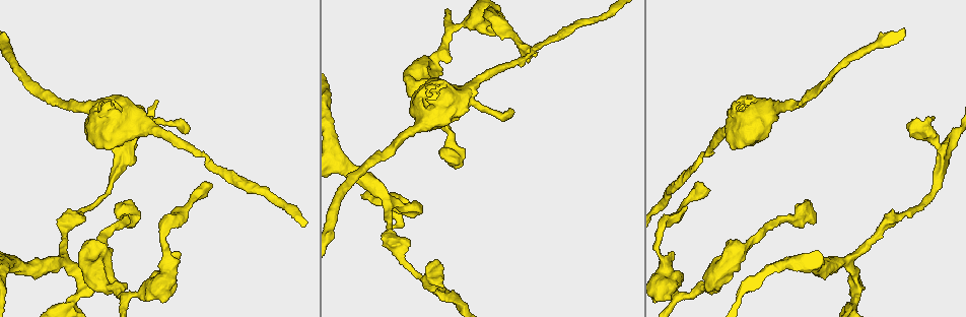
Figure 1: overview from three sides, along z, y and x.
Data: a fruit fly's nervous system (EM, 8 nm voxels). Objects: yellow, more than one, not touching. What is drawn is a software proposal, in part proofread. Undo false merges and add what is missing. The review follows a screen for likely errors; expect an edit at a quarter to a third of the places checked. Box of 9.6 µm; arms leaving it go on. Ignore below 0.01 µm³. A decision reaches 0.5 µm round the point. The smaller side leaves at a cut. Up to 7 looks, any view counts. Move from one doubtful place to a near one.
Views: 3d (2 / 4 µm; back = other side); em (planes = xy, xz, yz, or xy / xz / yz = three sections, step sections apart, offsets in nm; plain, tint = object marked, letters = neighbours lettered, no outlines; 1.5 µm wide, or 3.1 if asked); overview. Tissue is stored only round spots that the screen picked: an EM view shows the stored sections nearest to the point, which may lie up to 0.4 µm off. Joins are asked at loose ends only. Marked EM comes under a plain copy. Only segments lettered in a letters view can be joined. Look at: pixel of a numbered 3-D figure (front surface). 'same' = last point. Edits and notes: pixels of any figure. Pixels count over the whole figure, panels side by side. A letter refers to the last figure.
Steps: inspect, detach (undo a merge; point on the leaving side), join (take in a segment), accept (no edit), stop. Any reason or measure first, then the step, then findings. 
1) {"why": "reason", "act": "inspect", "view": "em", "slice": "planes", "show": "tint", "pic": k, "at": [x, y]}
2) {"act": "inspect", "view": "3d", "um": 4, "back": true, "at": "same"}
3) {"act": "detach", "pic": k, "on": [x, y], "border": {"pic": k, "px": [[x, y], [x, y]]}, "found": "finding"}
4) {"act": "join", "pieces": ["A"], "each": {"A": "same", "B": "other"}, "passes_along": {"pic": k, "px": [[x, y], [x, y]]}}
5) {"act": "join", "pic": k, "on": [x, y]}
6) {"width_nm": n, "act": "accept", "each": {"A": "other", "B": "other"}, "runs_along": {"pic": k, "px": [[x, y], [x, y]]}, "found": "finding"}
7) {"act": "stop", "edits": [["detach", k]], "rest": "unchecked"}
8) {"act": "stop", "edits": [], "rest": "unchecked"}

{"act": "inspect", "view": "3d", "um": 2, "pic": 1, "at": [486, 14]}

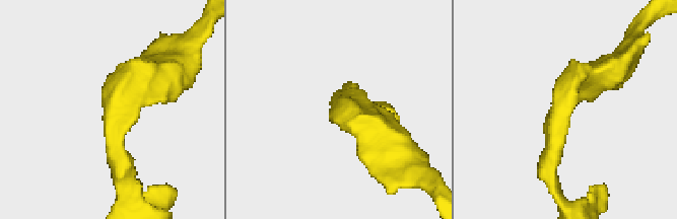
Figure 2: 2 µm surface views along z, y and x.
{"why": "now the EM", "act": "inspect", "view": "em", "slice": "xz", "step": 8, "show": "tint", "pic": 2, "at": [345, 104]}

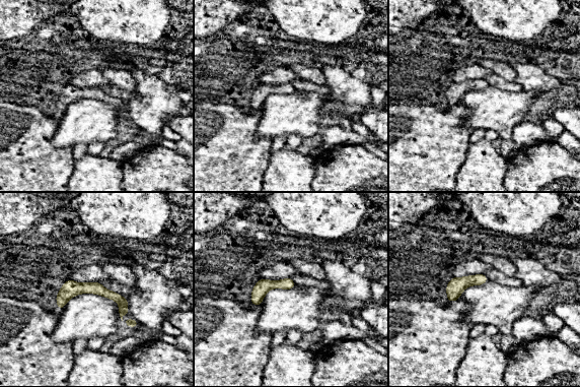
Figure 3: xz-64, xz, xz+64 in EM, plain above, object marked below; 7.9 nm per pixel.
{"why": "another direction", "act": "inspect", "view": "em", "slice": "planes", "show": "letters", "at": "same"}

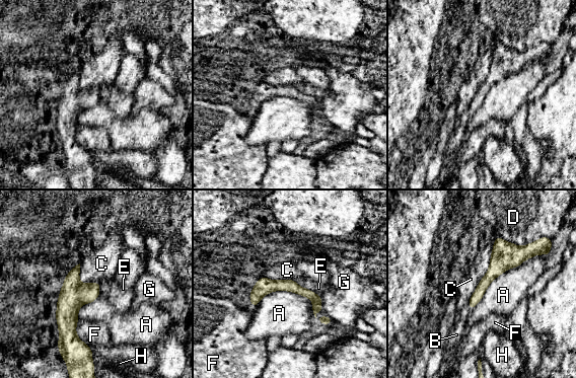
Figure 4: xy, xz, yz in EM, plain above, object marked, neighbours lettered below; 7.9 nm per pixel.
{"width_nm": 80, "act": "accept", "each": {"A": "other", "B": "other", "C": "other", "D": "other", "E": "other", "F": "other", "G": "other", "H": "other"}, "border": {"pic": 4, "px": [[545, 254], [500, 274], [471, 310]]}, "found": "all the same neuron"}

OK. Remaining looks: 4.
{"act": "inspect", "view": "em", "slice": "planes", "show": "letters", "pic": 1, "at": [453, 29]}

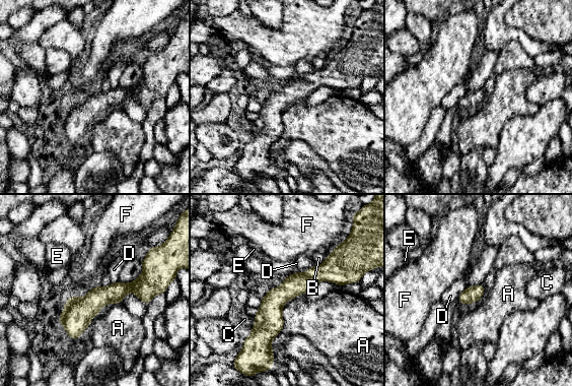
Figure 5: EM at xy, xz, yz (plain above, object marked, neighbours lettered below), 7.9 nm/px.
{"width_nm": 130, "act": "accept", "each": {"A": "other", "B": "other", "C": "other", "D": "other", "E": "other", "F": "other"}, "border": {"pic": 5, "px": [[296, 297], [282, 309], [272, 348]]}, "found": "one neuron here"}

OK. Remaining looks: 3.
{"why": "thick turns thin", "act": "inspect", "view": "3d", "um": 4, "pic": 1, "at": [427, 119]}

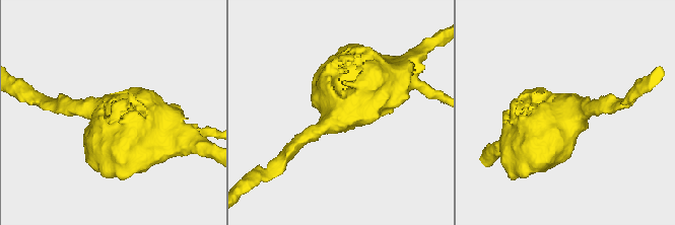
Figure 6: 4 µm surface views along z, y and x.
{"act": "inspect", "view": "em", "slice": "xz", "step": 4, "show": "tint", "pic": 6, "at": [571, 121]}

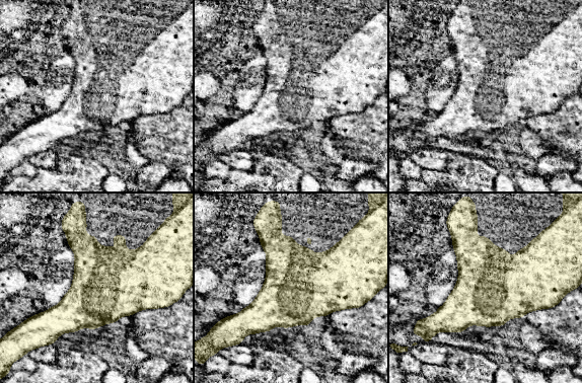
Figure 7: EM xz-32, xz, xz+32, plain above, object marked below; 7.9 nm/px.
{"why": "cut it another way", "act": "inspect", "view": "em", "slice": "planes", "show": "letters", "at": "same"}

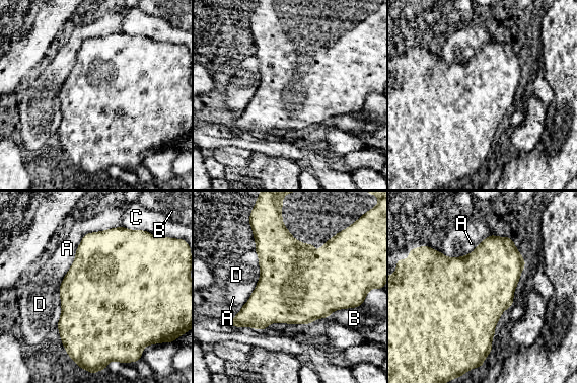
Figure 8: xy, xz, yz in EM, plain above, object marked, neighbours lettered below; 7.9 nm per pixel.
{"width_nm": 550, "act": "accept", "each": {"A": "other", "B": "other", "C": "other", "D": "other"}, "border": {"pic": 8, "px": [[104, 230], [83, 236], [67, 272]]}, "found": "all the same neuron"}

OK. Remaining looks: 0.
{"act": "stop", "edits": [], "rest": "unchecked"}

